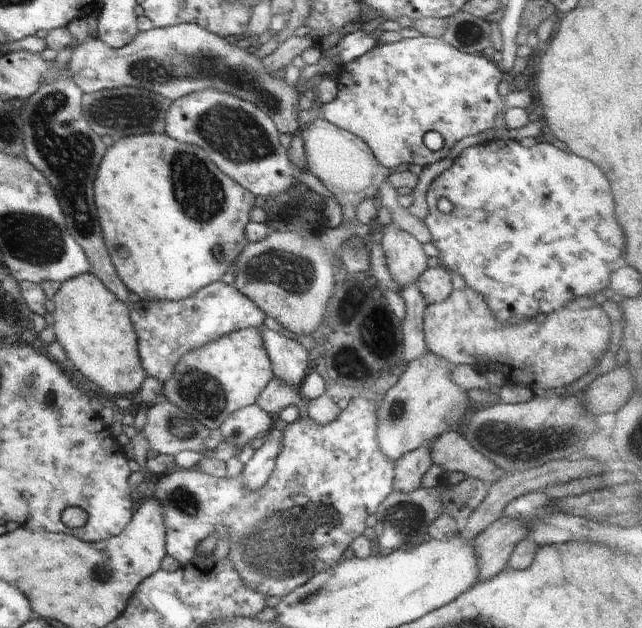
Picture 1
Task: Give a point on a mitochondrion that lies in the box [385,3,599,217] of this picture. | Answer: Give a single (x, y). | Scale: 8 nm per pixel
(468, 32)

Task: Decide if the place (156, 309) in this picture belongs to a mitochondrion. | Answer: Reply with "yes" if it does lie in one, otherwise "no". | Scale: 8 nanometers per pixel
no

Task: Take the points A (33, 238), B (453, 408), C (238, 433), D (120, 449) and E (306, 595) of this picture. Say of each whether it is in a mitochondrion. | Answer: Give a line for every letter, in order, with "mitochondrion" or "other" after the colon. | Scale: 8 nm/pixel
A: mitochondrion
B: mitochondrion
C: mitochondrion
D: other
E: mitochondrion

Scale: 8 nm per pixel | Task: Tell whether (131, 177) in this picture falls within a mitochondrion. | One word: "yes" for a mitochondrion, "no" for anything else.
no

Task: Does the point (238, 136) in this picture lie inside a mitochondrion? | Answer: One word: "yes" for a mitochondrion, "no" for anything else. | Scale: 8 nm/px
yes

